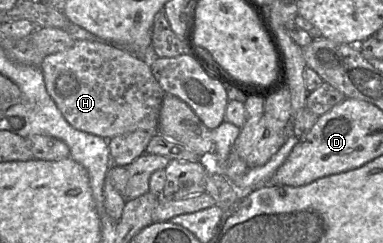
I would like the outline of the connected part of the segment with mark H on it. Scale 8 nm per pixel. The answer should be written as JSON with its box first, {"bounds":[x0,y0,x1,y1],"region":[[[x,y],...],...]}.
{"bounds":[40,40,165,140],"region":[[[76,40],[71,48],[45,56],[40,67],[47,92],[74,128],[106,140],[136,130],[158,132],[165,92],[149,63],[129,49],[104,41]]]}

